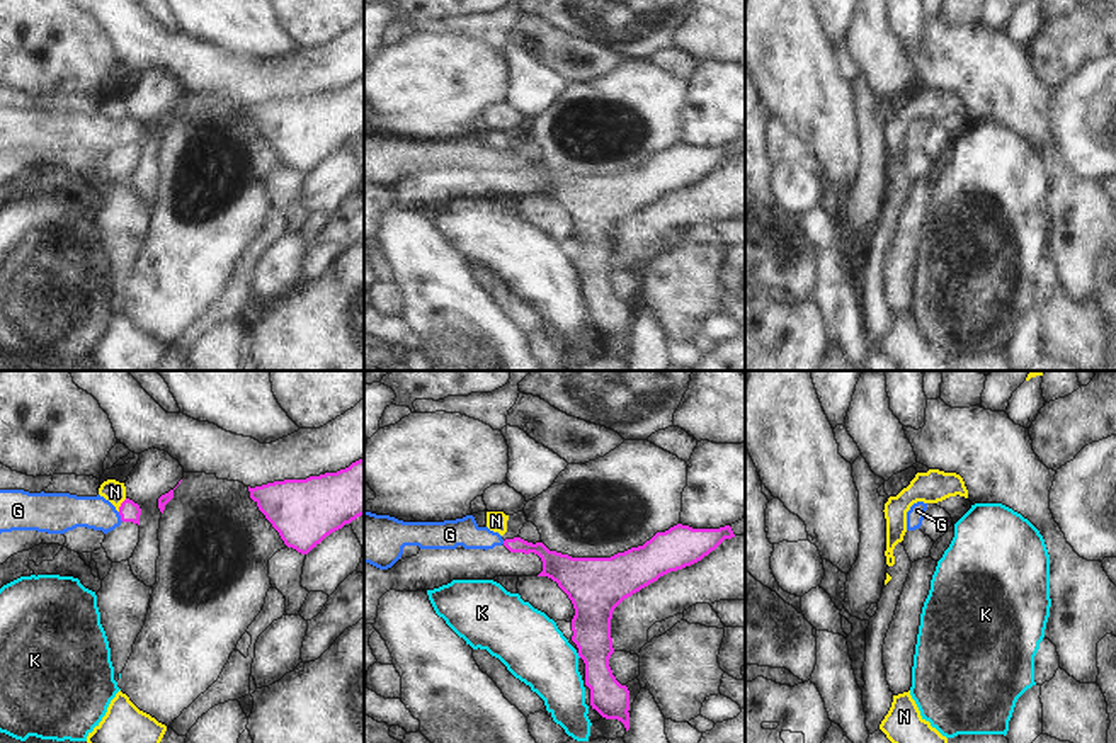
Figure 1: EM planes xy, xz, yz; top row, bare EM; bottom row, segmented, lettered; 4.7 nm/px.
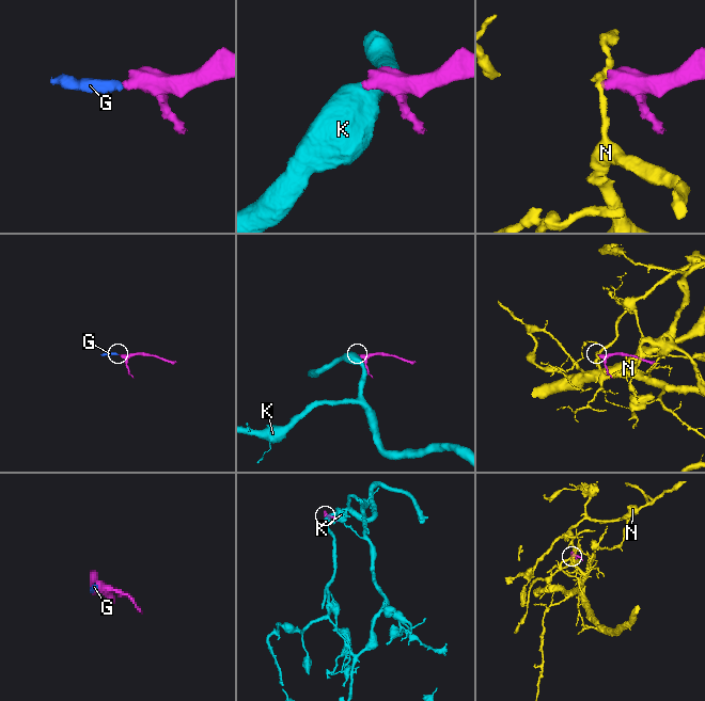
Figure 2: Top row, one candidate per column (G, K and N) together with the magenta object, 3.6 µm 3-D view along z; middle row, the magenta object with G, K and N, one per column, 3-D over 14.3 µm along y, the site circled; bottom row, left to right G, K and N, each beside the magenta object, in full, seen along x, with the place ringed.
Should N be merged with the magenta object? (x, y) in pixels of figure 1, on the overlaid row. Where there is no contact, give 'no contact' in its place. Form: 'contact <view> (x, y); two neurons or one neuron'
contact xy (121, 505); two neurons

